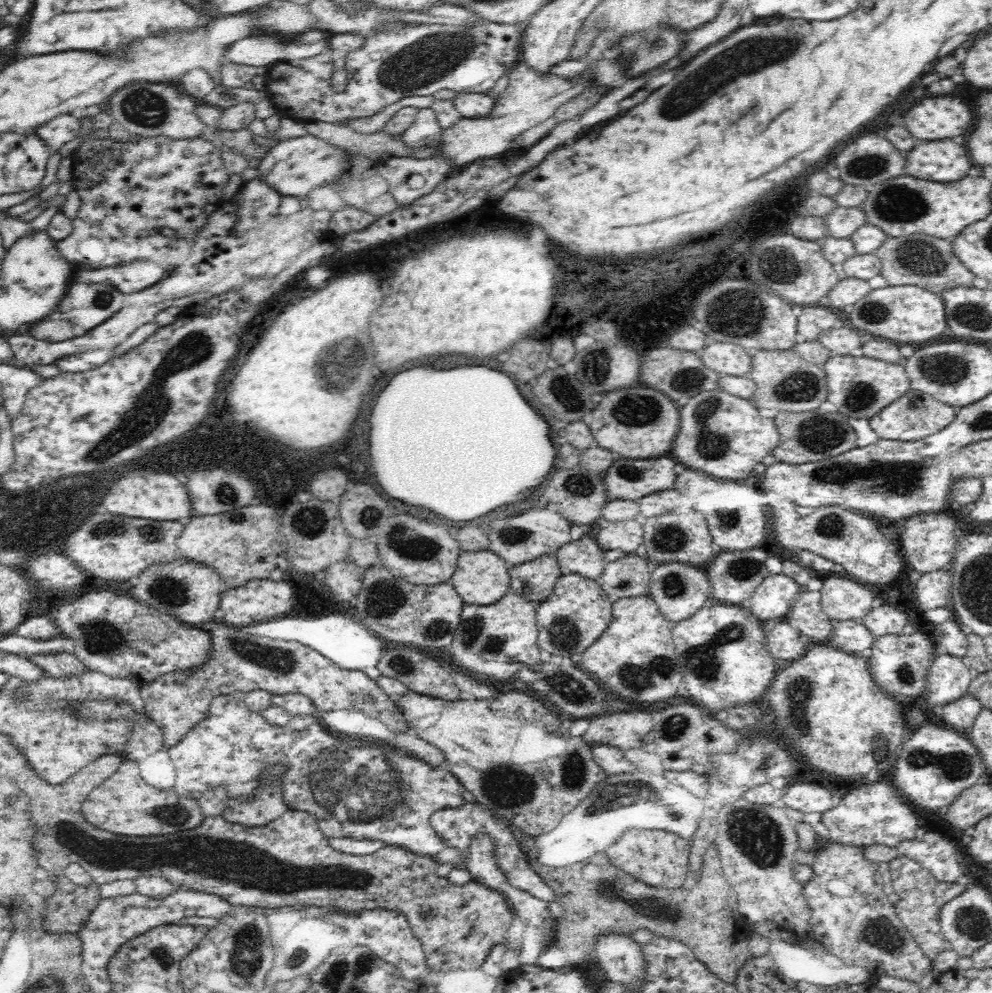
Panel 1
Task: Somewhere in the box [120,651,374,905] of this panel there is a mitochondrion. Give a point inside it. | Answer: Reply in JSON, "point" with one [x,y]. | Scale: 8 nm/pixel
{"point":[184,816]}

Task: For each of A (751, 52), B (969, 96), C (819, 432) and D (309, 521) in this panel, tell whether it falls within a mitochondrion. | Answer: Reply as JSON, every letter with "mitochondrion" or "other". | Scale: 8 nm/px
{"A":"mitochondrion","B":"other","C":"mitochondrion","D":"mitochondrion"}

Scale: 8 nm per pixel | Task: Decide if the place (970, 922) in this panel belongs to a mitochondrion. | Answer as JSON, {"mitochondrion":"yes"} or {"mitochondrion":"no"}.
{"mitochondrion":"yes"}

